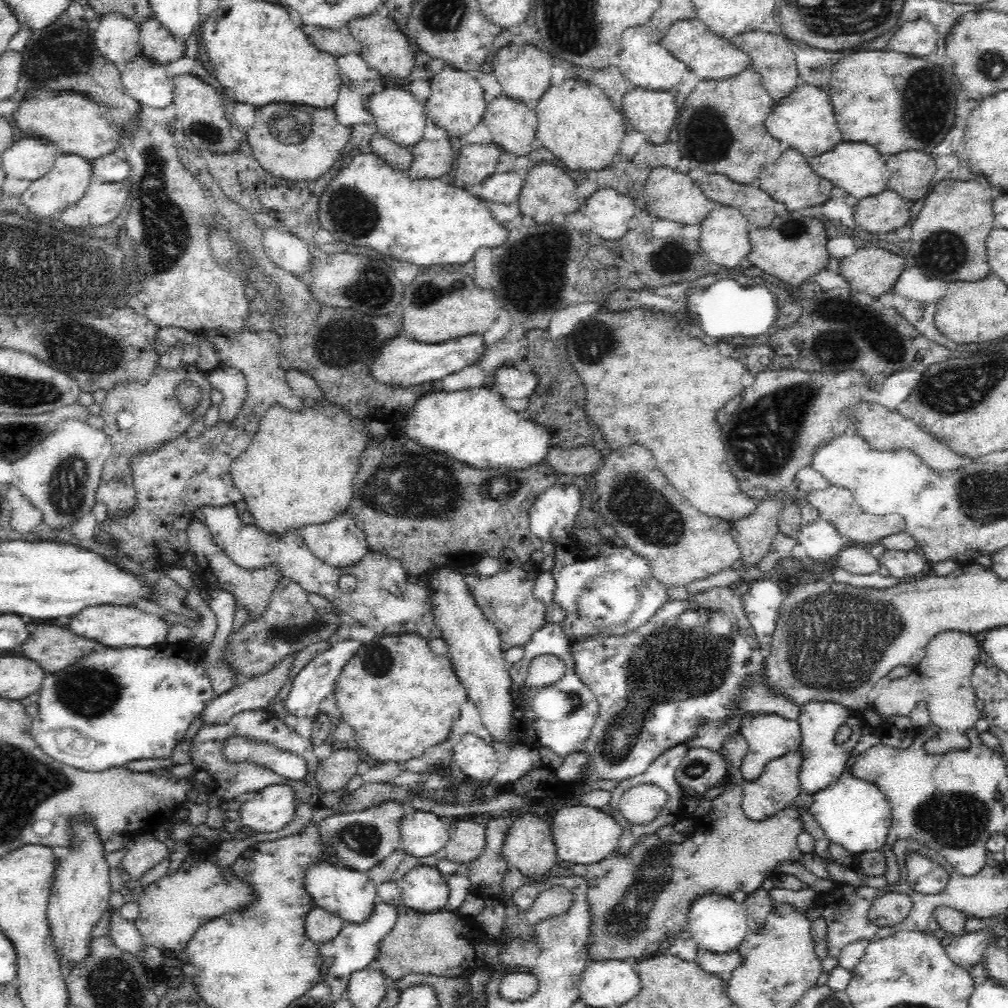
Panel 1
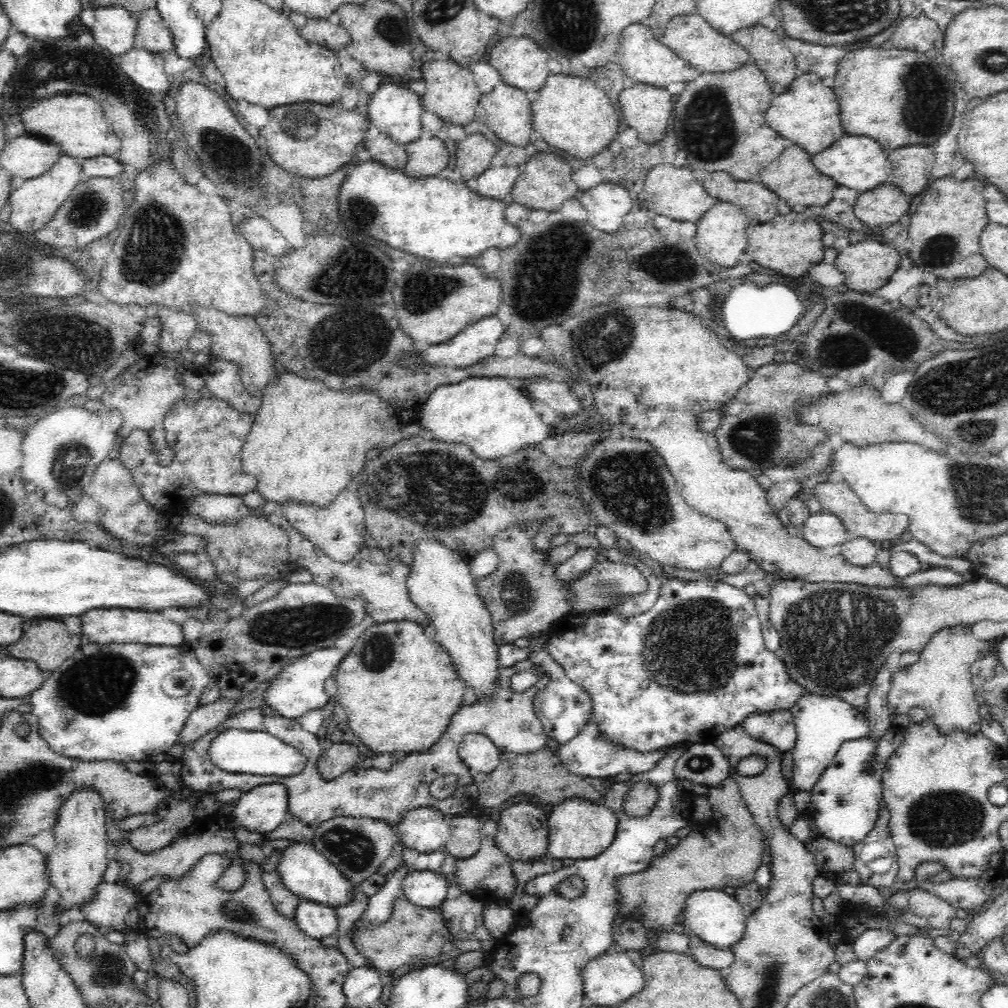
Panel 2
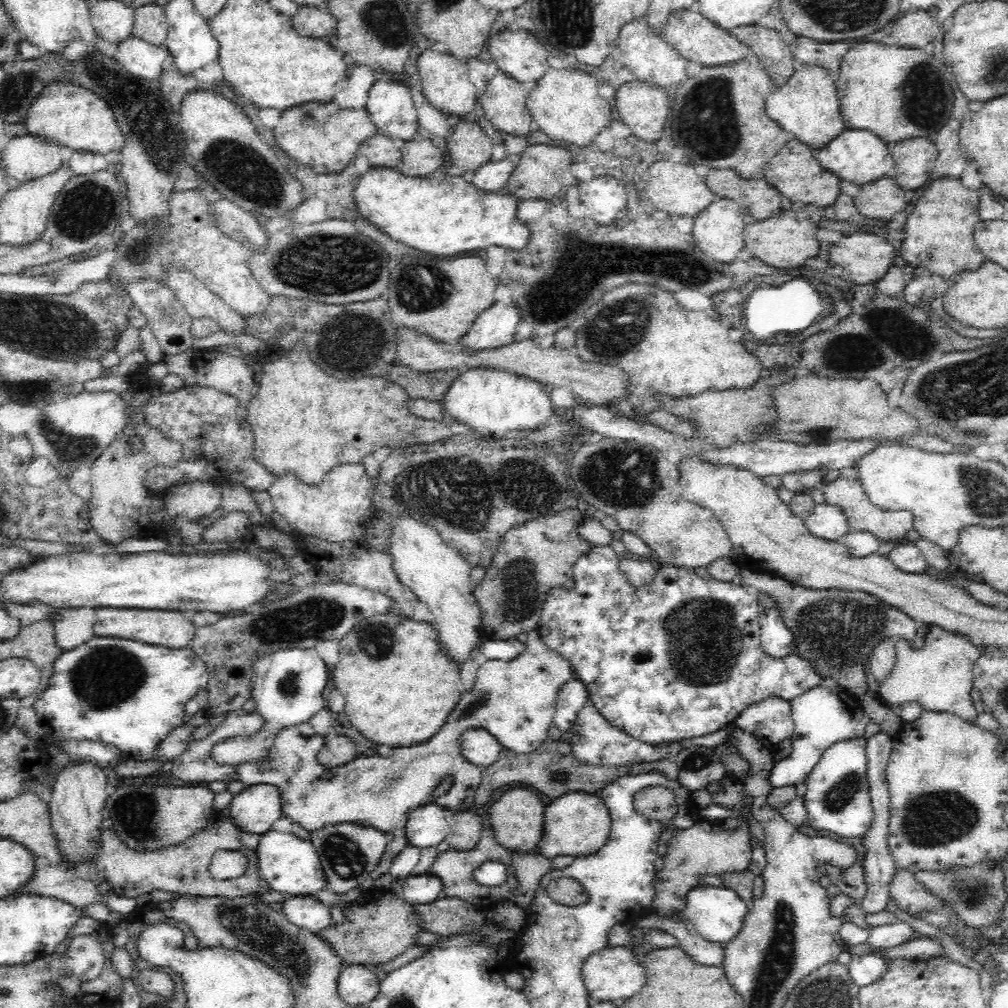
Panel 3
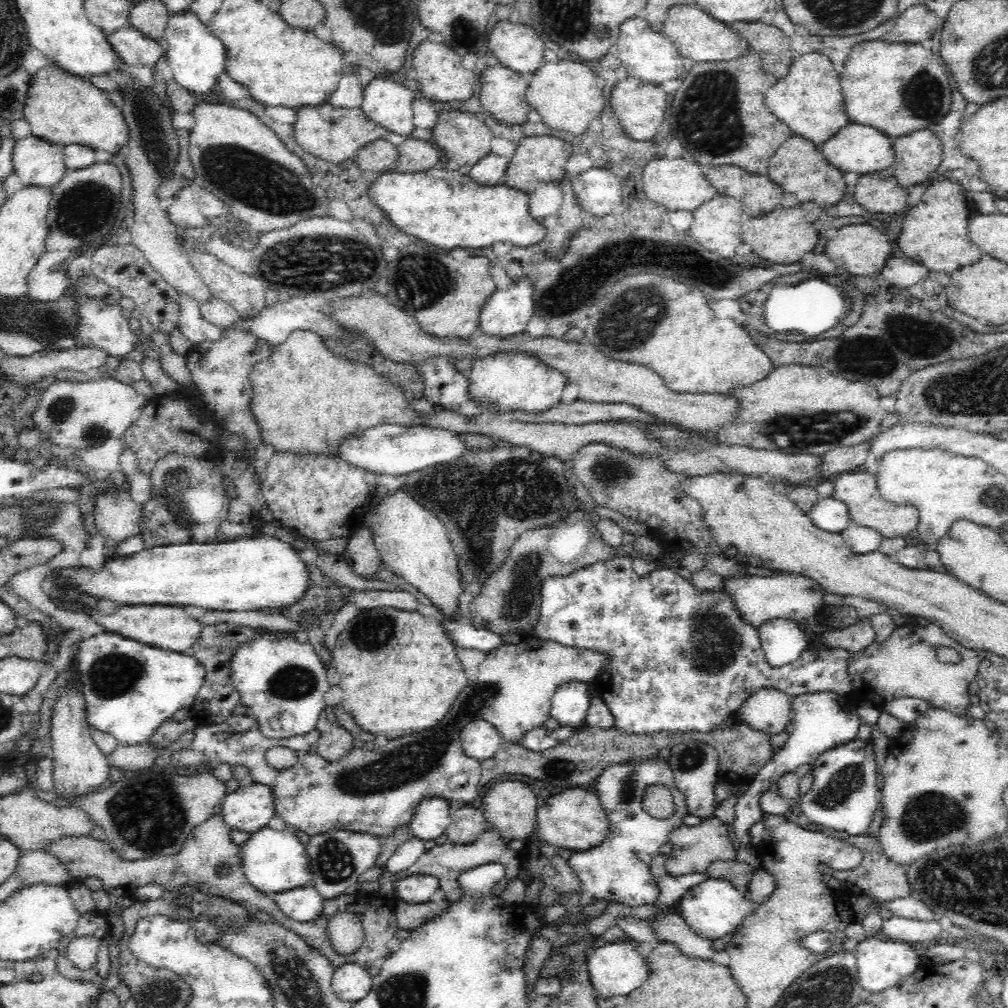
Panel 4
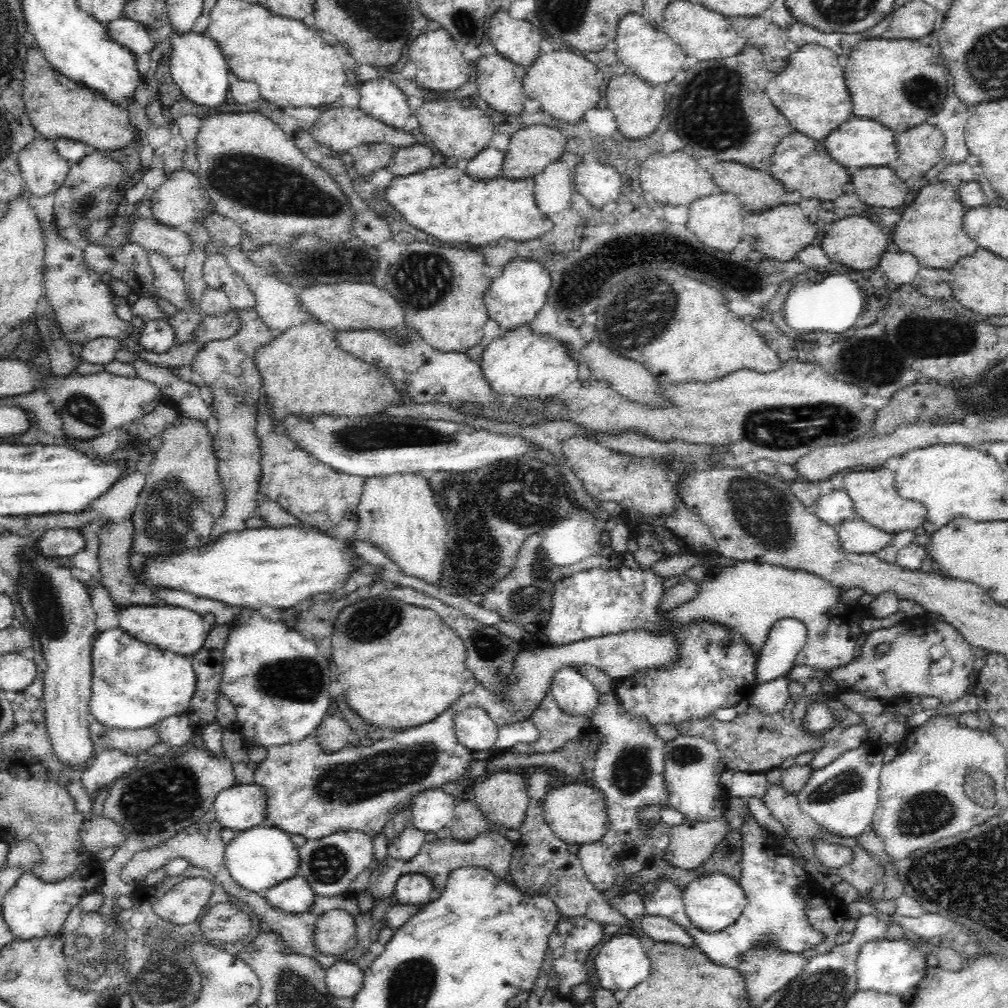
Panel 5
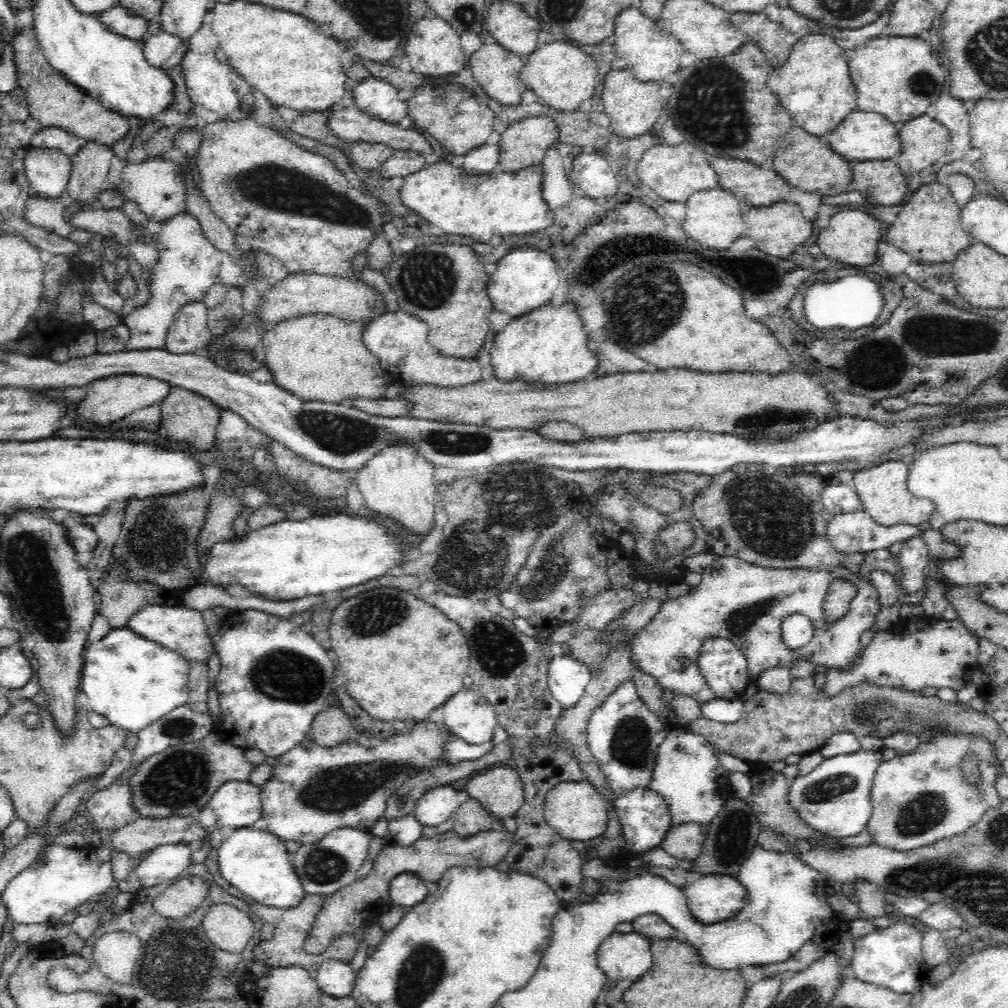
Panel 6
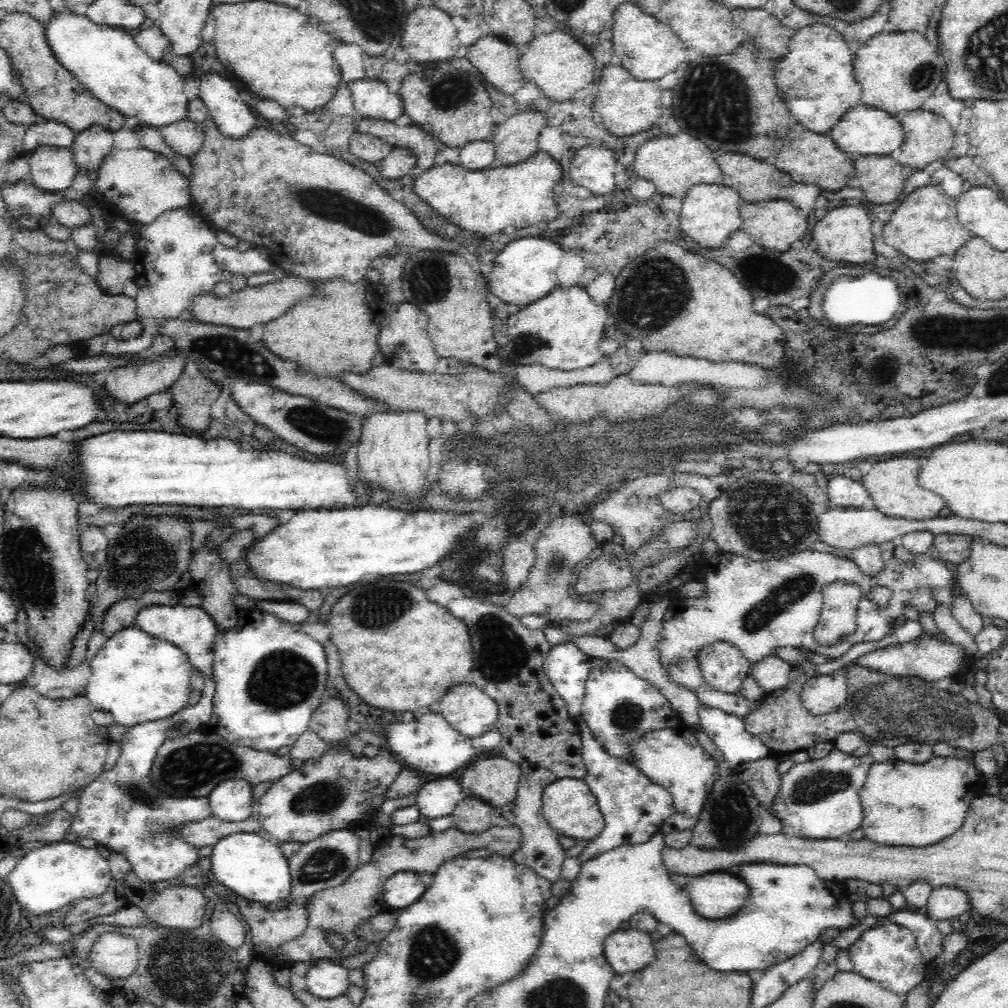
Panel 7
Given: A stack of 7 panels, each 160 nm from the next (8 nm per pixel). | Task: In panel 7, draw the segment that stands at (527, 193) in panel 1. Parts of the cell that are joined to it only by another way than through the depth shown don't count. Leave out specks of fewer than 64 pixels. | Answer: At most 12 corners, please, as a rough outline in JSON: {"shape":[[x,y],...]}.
{"shape":[[523,110],[493,128],[495,161],[539,151],[544,112]]}

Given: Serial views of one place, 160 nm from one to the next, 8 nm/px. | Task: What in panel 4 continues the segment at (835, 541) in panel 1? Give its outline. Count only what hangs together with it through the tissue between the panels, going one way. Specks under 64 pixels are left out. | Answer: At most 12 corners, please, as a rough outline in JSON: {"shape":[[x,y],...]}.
{"shape":[[820,498],[808,512],[822,531],[840,533],[850,524],[848,507]]}

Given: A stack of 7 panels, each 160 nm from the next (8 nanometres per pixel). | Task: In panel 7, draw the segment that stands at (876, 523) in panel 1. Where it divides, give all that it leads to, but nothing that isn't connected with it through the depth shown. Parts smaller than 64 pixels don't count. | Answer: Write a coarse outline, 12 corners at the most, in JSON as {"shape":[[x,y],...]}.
{"shape":[[921,460],[874,463],[860,482],[876,510],[909,521],[938,516],[945,501],[919,486]]}

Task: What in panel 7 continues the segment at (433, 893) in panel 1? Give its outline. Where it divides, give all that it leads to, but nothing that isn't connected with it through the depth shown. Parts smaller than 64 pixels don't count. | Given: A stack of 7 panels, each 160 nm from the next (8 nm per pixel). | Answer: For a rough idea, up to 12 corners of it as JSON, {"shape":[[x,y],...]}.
{"shape":[[398,872],[383,884],[384,905],[399,911],[429,886],[422,873]]}

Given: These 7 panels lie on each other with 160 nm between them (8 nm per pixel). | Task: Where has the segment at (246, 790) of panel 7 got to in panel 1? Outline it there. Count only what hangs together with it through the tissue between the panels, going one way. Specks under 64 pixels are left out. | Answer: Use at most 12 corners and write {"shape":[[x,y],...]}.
{"shape":[[289,784],[243,798],[239,817],[255,833],[277,832],[293,820]]}

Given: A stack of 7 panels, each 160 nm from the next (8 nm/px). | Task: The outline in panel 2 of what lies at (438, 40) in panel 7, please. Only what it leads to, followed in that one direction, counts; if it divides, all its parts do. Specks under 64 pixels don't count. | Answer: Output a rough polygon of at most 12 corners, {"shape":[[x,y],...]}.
{"shape":[[448,60],[422,67],[423,110],[466,126],[483,95],[472,71]]}

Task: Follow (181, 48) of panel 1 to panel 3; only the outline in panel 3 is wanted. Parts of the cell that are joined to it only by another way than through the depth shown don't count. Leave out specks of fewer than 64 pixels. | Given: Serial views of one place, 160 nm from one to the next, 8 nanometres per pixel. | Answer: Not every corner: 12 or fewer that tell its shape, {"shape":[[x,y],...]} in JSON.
{"shape":[[158,4],[135,11],[132,36],[164,46],[169,31]]}

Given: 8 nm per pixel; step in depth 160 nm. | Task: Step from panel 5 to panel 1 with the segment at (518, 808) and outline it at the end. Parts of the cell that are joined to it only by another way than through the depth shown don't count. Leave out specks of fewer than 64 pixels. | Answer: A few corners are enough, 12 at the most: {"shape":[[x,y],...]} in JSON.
{"shape":[[526,814],[504,839],[503,859],[528,878],[558,865],[554,836]]}

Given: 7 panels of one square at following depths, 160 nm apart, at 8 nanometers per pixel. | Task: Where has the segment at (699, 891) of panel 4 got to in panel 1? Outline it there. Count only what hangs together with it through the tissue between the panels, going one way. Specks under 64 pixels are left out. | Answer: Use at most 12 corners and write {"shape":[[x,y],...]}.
{"shape":[[710,893],[689,908],[691,938],[703,951],[736,951],[746,909]]}

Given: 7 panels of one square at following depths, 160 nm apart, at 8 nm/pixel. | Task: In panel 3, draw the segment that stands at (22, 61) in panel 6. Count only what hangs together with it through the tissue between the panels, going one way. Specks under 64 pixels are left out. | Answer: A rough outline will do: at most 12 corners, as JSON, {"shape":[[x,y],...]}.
{"shape":[[48,83],[22,120],[74,152],[119,153],[125,136],[90,89]]}

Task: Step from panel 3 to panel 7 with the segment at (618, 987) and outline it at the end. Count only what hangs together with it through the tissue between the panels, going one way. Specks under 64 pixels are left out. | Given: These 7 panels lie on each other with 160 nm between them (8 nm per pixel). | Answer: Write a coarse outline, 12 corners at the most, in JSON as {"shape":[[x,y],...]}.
{"shape":[[618,930],[603,954],[613,972],[646,968],[654,960],[648,933]]}

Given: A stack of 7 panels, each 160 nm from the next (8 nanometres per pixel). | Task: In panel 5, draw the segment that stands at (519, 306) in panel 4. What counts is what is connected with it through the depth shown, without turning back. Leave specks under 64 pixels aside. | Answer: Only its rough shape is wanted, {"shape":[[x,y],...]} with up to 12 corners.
{"shape":[[514,259],[484,295],[504,330],[530,325],[549,302],[550,274]]}

